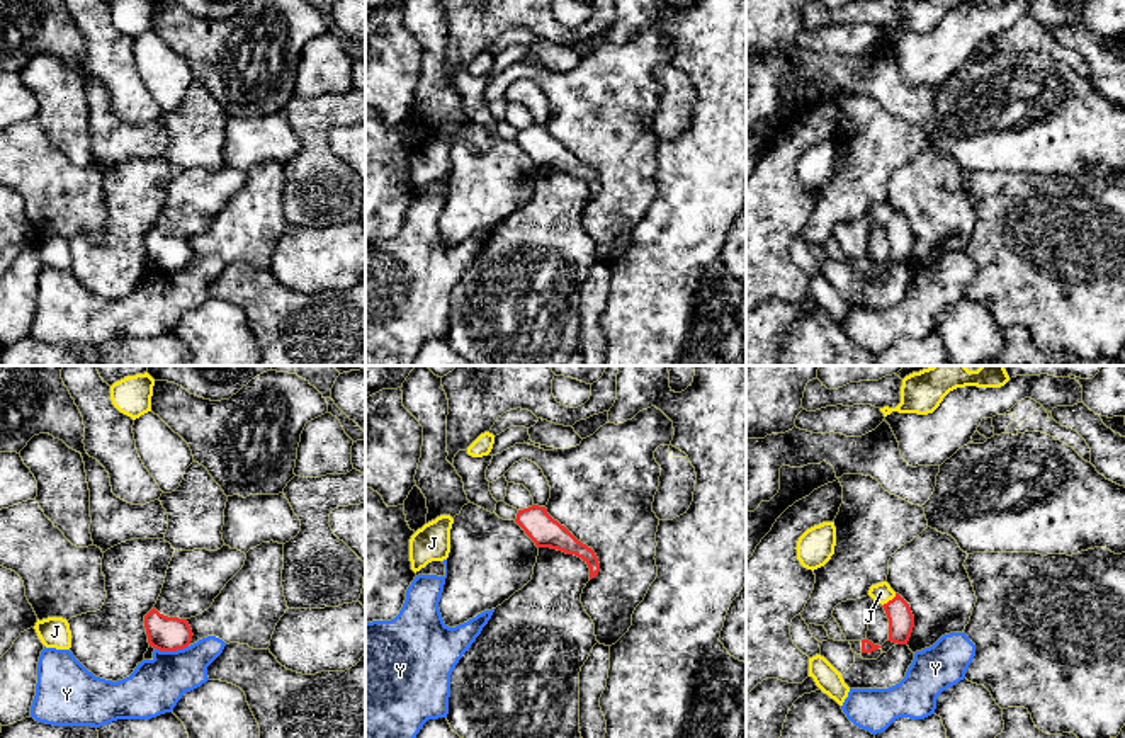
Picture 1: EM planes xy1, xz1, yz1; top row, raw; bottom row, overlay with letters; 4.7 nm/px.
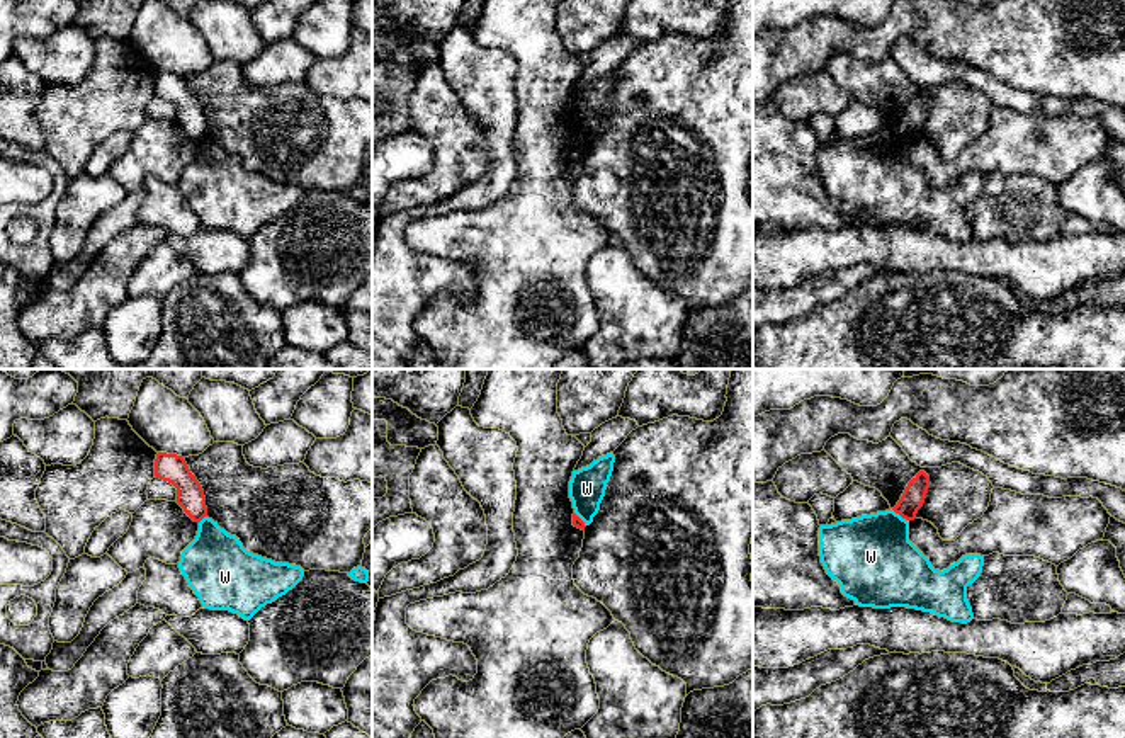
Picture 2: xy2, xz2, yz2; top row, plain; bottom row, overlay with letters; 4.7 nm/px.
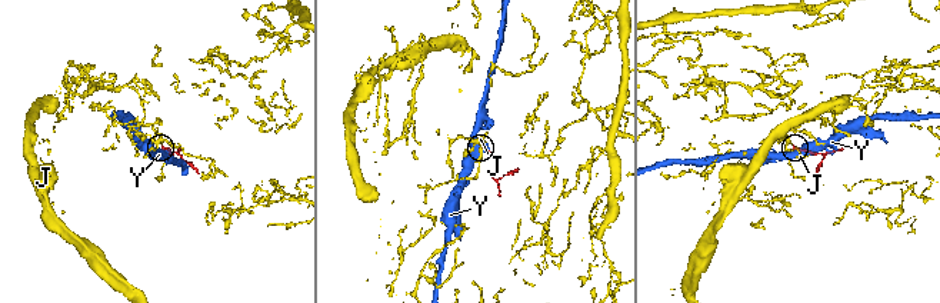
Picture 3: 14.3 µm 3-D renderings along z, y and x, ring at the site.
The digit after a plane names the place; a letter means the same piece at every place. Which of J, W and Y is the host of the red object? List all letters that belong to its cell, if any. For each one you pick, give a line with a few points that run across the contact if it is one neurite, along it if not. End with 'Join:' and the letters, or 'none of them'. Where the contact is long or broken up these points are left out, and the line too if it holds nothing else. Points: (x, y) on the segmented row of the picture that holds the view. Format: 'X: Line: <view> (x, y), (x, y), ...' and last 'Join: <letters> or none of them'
J: Line: yz1 (901, 621), (898, 609), (889, 601), (881, 592)
Join: J

